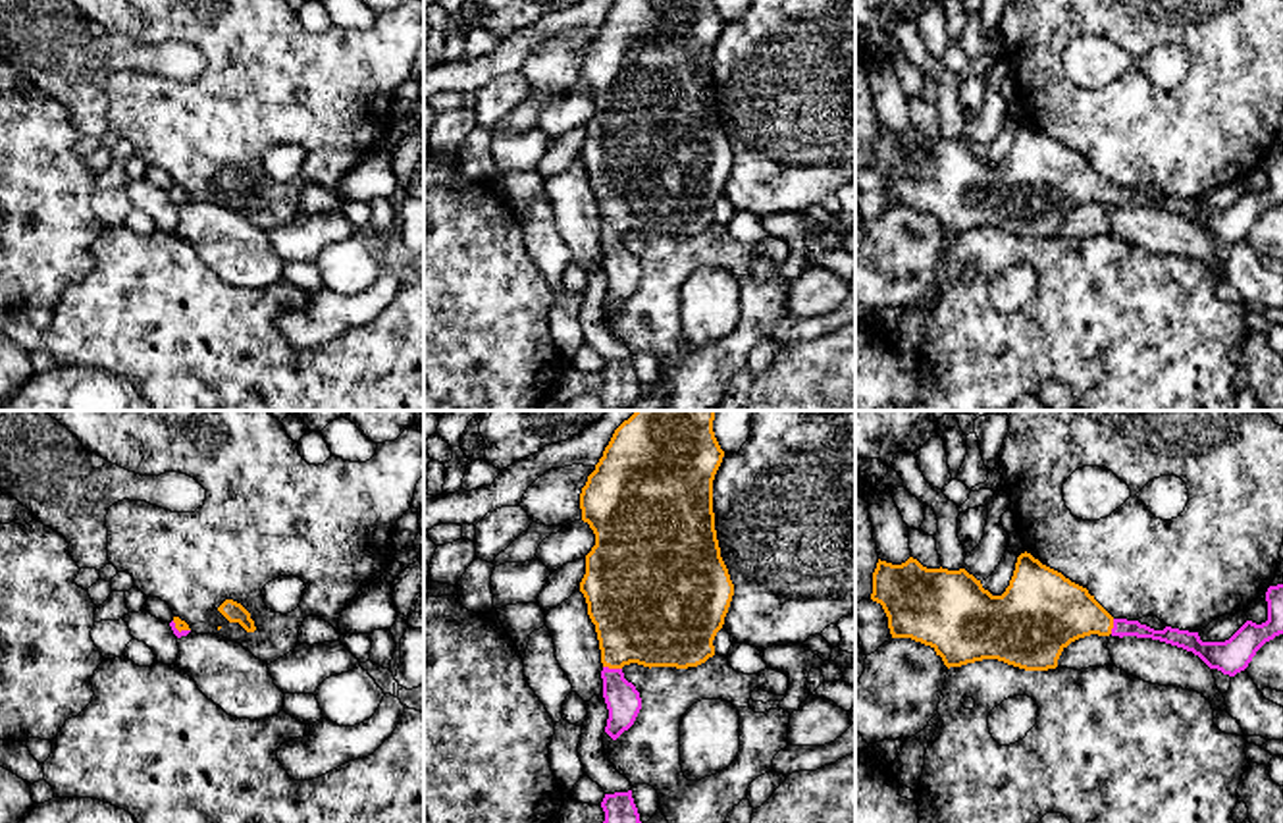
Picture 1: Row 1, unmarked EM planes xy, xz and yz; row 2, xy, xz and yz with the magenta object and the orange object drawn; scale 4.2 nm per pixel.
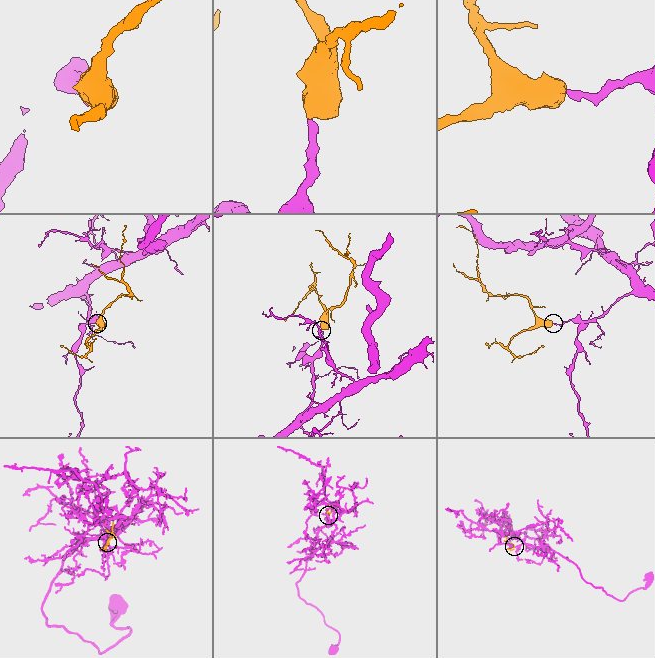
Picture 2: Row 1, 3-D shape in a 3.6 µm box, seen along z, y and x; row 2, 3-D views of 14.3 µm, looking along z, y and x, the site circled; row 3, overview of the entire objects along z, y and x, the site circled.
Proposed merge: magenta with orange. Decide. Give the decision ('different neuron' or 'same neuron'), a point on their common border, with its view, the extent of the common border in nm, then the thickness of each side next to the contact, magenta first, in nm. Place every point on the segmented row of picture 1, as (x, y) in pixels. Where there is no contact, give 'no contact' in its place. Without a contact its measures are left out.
same neuron; meets magenta in xz at (613, 669); contact 80 nm long; 150 nm thick on the magenta side, 380 nm on the other

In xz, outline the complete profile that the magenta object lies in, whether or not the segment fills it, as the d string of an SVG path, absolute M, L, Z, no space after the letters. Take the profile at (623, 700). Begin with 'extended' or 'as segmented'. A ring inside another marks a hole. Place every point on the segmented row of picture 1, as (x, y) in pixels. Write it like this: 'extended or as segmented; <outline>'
extended; M636 411L615 430L580 493L582 520L595 534L580 592L599 640L603 698L609 709L605 732L613 740L634 725L642 709L640 692L624 678L622 667L638 663L649 669L688 669L705 663L715 655L713 640L734 596L715 530L713 480L724 451L715 438L713 420L715 411Z

